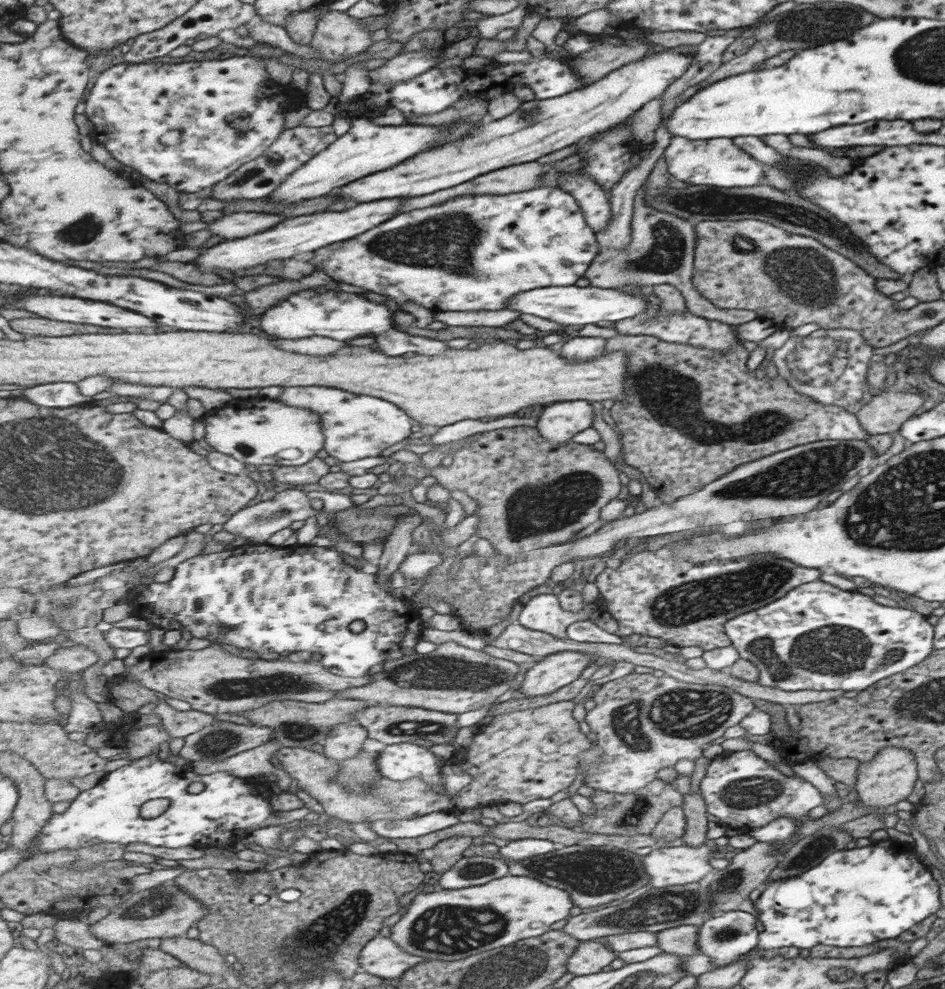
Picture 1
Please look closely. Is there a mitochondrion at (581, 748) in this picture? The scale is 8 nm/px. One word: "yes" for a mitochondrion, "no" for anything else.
no

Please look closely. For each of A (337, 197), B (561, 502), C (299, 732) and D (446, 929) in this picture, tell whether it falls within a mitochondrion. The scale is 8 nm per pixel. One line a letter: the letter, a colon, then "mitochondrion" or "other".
A: other
B: mitochondrion
C: mitochondrion
D: mitochondrion

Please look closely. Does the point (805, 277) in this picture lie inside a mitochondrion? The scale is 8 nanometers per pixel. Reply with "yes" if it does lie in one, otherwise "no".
yes

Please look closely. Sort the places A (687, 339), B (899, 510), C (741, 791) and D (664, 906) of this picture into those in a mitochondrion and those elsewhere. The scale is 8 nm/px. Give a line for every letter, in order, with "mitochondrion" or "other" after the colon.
A: other
B: mitochondrion
C: mitochondrion
D: mitochondrion

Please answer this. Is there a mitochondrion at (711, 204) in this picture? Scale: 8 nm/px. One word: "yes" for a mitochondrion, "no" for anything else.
yes

